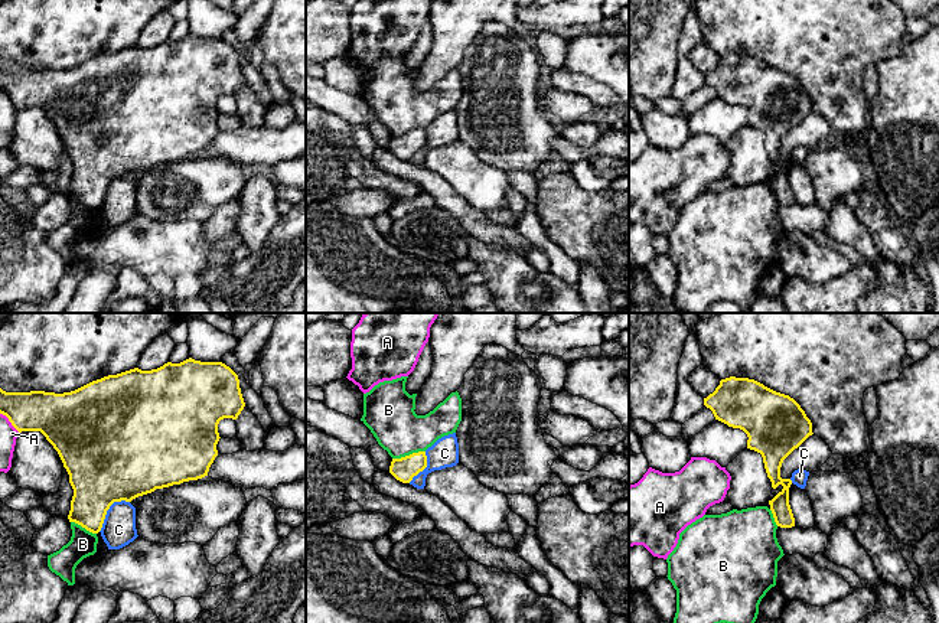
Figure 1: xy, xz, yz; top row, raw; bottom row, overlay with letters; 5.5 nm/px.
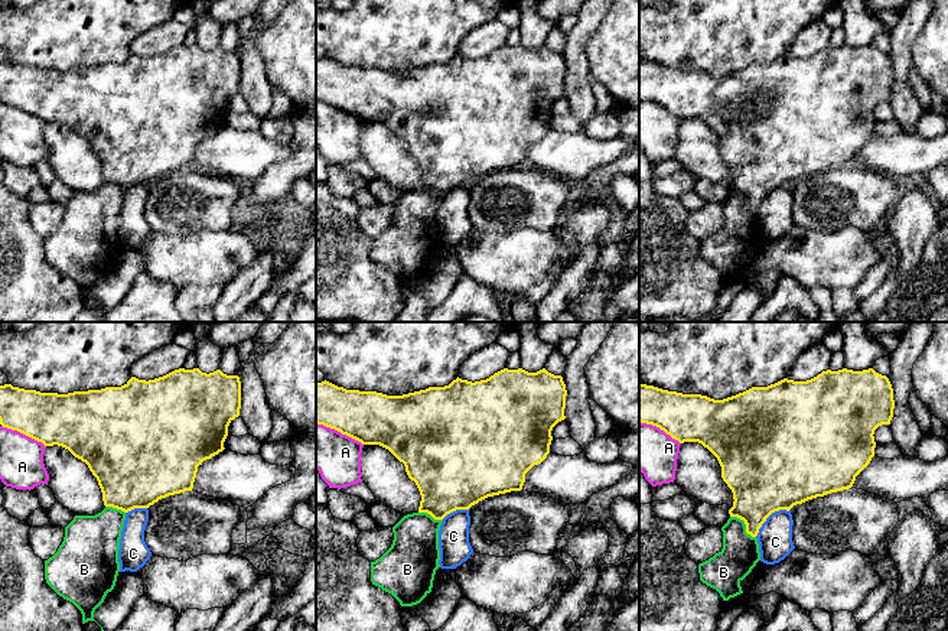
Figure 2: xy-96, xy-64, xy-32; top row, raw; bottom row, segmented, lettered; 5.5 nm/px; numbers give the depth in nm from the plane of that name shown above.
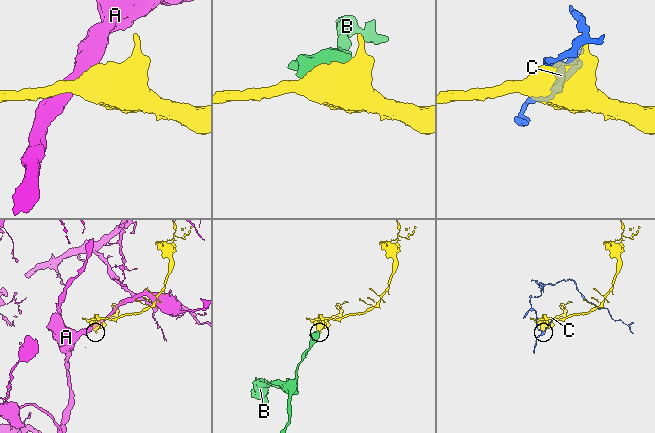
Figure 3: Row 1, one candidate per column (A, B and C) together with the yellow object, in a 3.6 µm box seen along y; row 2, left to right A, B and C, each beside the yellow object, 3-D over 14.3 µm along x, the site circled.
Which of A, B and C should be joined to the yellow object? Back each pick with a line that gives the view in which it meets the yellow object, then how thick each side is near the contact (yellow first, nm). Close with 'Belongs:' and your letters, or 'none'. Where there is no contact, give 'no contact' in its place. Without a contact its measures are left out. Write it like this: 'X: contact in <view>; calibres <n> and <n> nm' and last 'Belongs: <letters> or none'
Belongs: none

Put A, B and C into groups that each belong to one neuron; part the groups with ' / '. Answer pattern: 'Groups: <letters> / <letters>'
Groups: A / B / C

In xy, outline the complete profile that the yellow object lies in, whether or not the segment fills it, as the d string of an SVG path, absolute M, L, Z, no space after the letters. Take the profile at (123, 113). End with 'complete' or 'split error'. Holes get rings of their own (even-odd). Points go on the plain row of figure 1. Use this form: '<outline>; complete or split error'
M192 35L180 40L167 39L151 48L134 45L108 52L63 71L6 69L0 65L0 91L6 92L19 110L40 108L58 128L74 166L68 196L92 211L101 208L107 187L114 179L131 179L156 166L208 153L218 133L219 98L237 97L244 84L238 52L229 43Z; complete

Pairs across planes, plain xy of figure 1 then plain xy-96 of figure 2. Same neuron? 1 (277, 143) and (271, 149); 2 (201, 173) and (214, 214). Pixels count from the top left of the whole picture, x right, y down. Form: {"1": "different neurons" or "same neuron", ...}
{"1": "same neuron", "2": "same neuron"}

